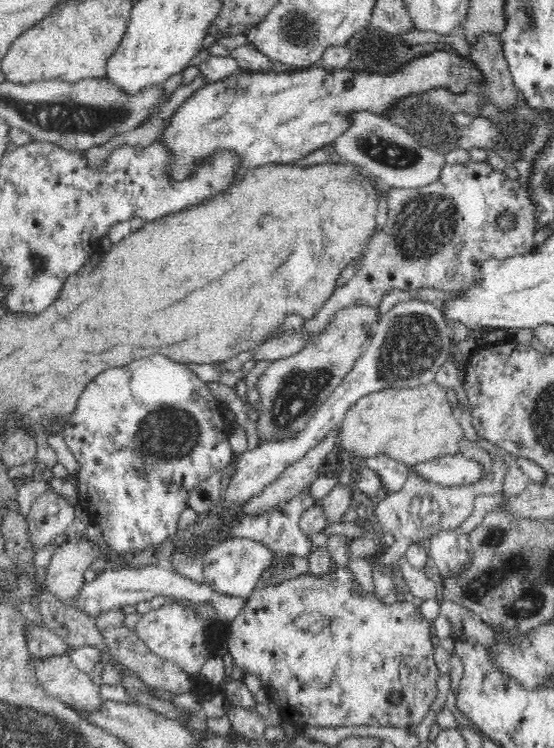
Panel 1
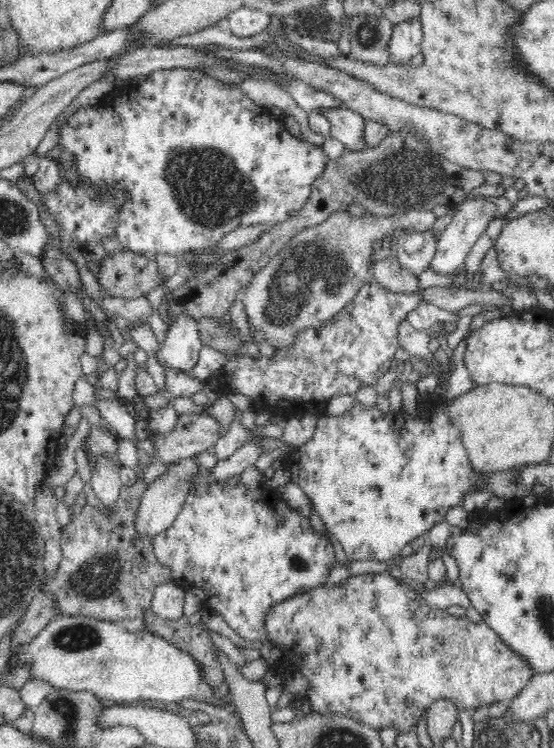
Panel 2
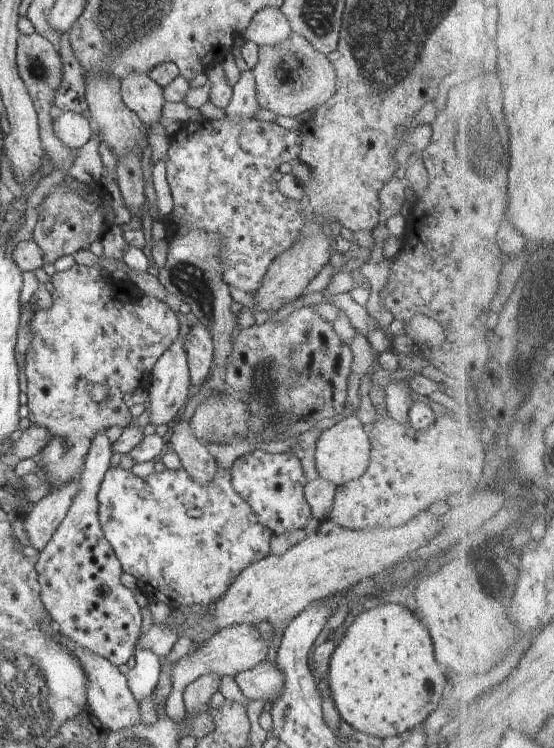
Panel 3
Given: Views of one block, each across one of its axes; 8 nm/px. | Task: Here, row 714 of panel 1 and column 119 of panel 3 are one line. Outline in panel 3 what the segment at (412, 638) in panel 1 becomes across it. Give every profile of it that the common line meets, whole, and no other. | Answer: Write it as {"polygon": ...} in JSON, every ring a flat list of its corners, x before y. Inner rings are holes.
{"polygon":[[74,265,64,272,56,272,54,276,51,277,51,283,53,286,52,292,52,306,48,309,38,310,34,312,32,316,32,321,30,322,30,330,32,332,32,344,28,344,26,348,26,378,28,378,28,411,29,415,27,418,30,420,30,424,34,426,42,426,46,428,52,438,50,442,42,448,40,452,40,461,36,463,38,469,45,473,48,484,50,485,50,490,56,490,68,482,72,482,74,478,79,478,81,472,83,471,83,466,85,465,85,458,92,446,92,440,96,438,96,434,105,433,108,428,113,426,120,426,123,429,128,427,132,420,131,409,124,403,124,395,128,392,134,392,136,388,142,387,146,388,149,383,149,376,156,365,156,362,160,359,160,356,172,345,174,340,179,338,180,323,168,305,164,304,154,298,154,296,148,296,144,294,140,298,128,298,126,302,123,302,123,298,120,300,120,290,118,288,118,280,112,280,111,278,105,278,100,274,100,268,97,265,94,266,80,266],[92,384,106,384,108,390,110,390,110,398,105,403,96,405,90,398,90,388]]}

